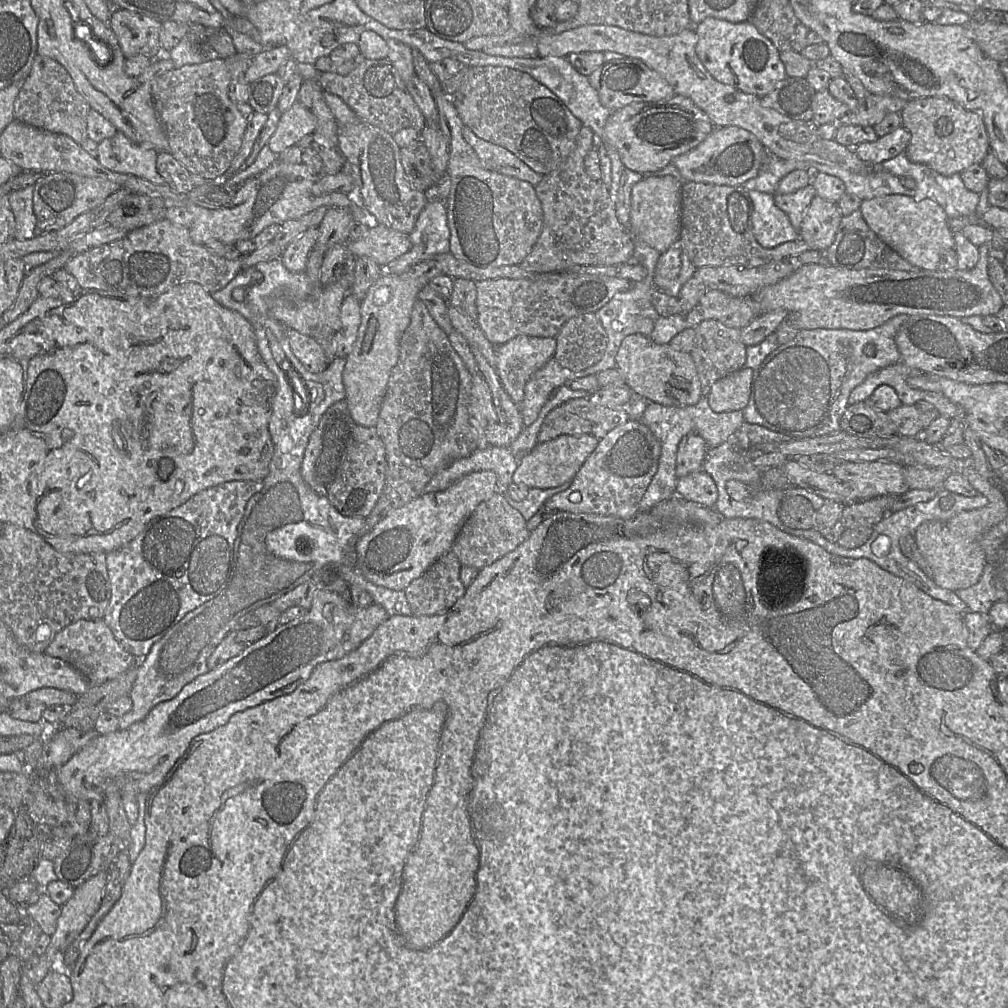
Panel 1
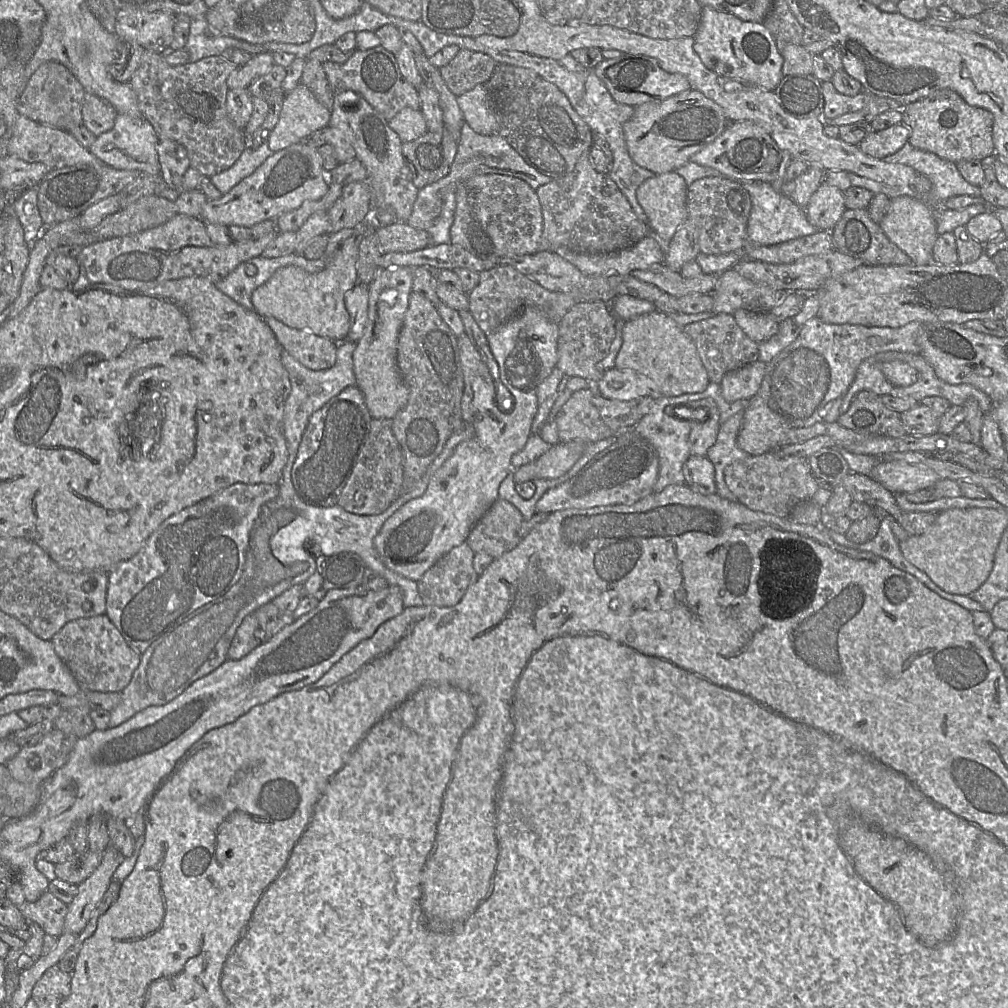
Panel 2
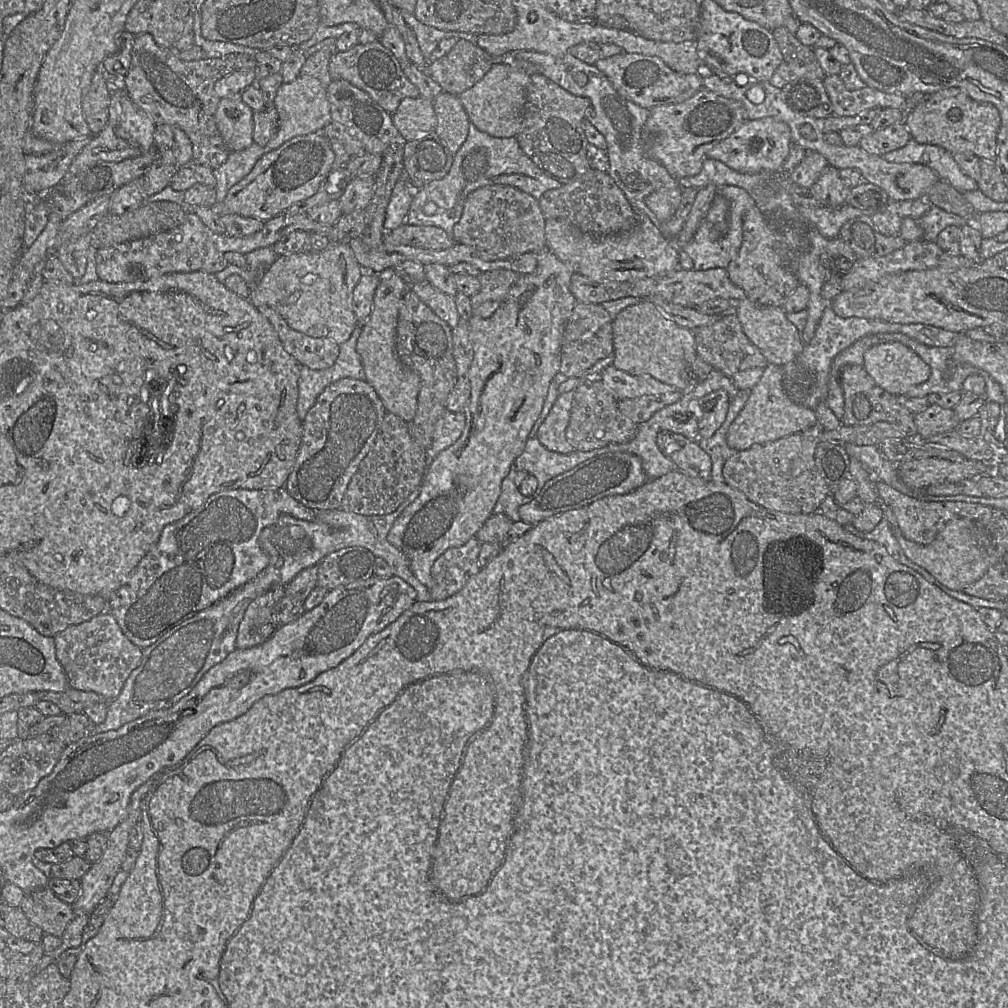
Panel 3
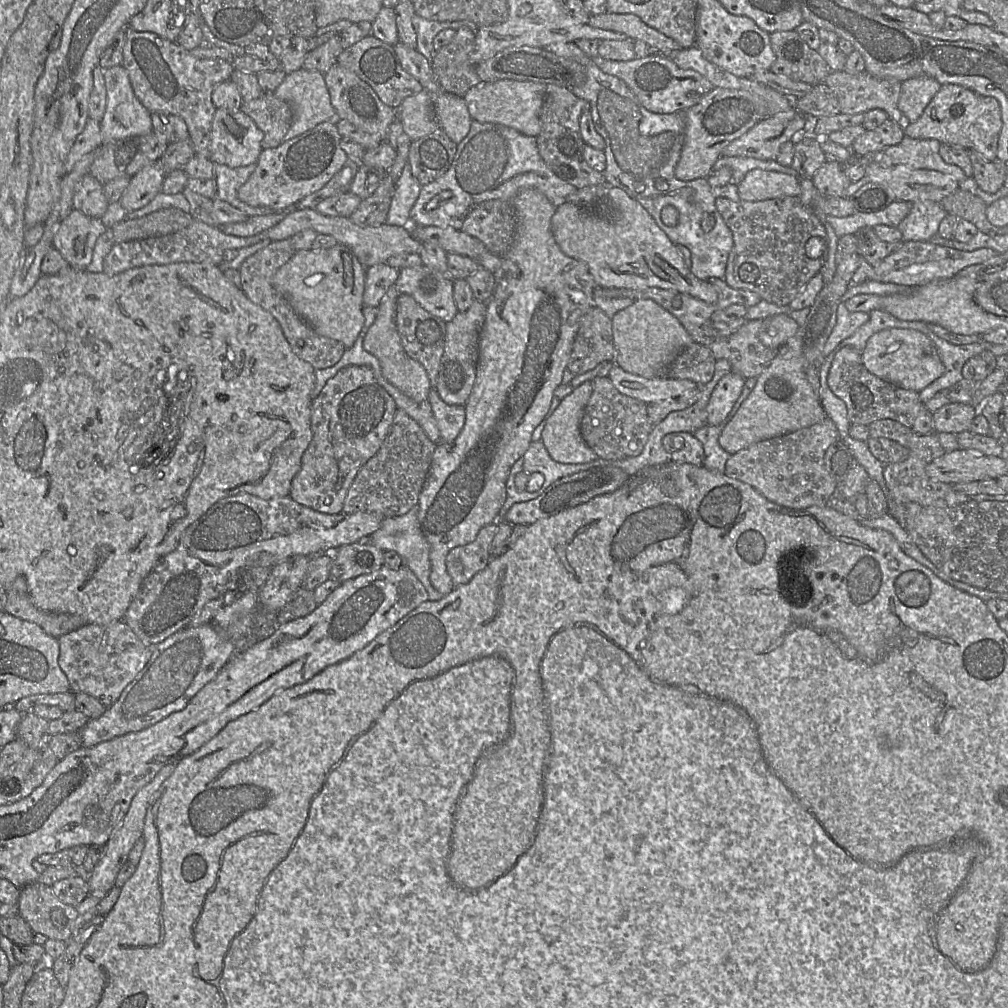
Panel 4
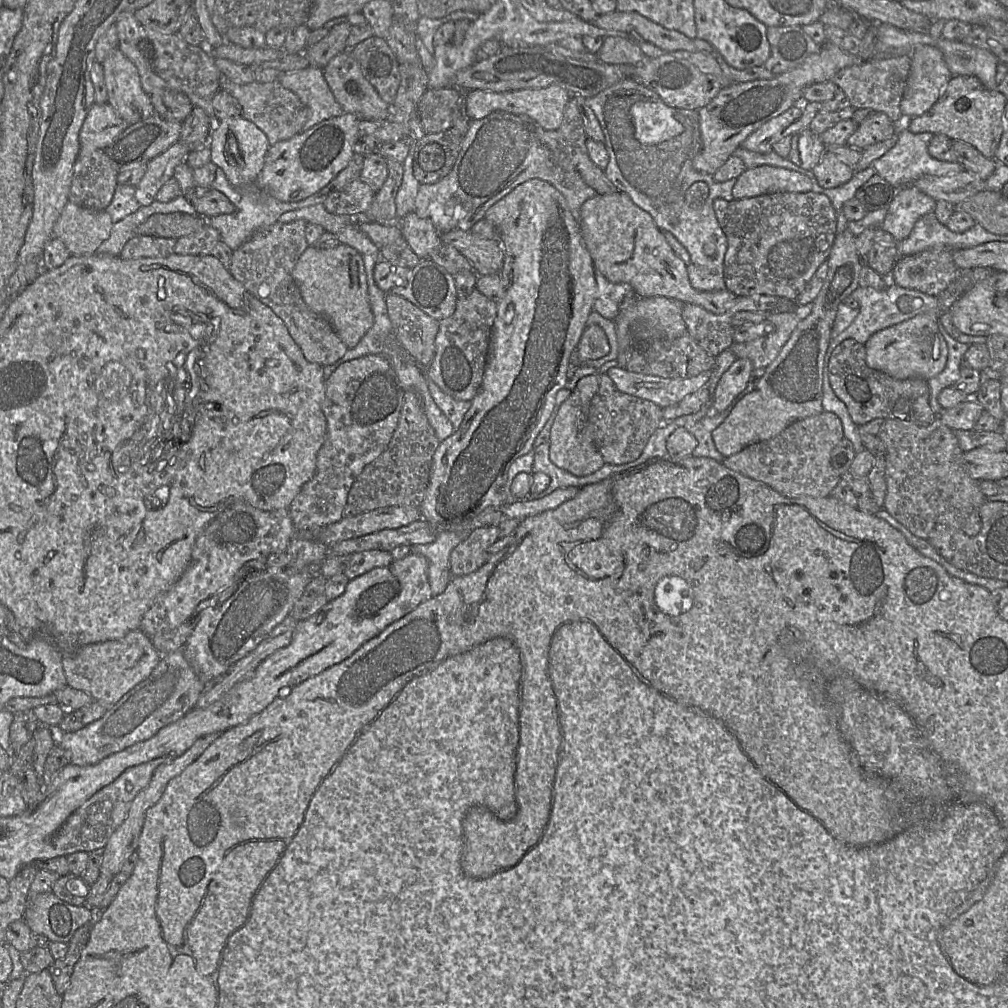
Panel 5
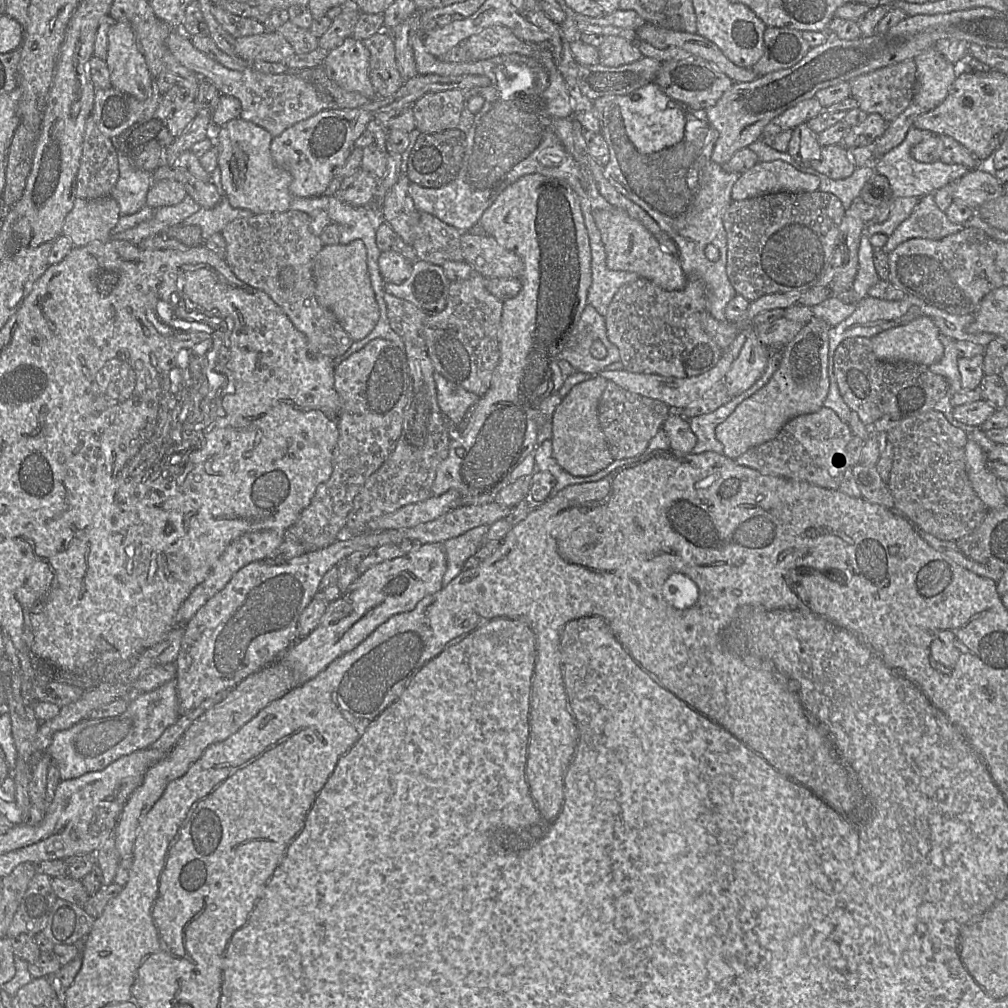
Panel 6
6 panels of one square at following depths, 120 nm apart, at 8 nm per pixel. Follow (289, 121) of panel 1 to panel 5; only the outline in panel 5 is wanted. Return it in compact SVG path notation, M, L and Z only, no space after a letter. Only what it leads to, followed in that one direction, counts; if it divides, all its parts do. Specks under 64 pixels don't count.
M309 66L302 70L285 72L280 82L284 88L294 92L309 109L309 118L301 132L346 113L336 101L321 68Z

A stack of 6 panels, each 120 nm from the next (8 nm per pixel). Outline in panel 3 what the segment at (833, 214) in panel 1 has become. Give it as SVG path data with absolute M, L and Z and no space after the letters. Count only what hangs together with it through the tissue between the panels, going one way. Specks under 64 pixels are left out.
M828 165L810 190L824 207L838 208L845 204L852 187L839 176L839 169Z

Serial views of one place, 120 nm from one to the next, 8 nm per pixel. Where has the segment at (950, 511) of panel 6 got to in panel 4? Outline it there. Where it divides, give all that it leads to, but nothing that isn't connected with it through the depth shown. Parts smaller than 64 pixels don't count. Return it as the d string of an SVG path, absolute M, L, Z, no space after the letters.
M882 419L868 425L869 437L887 438L898 442L909 449L909 456L903 462L884 466L883 477L888 490L888 511L897 523L905 530L906 518L905 507L908 503L914 502L923 507L949 508L970 500L970 497L953 489L953 484L937 482L926 474L926 467L934 459L944 455L946 451L941 446L937 432L929 435L920 435L899 422L891 419Z

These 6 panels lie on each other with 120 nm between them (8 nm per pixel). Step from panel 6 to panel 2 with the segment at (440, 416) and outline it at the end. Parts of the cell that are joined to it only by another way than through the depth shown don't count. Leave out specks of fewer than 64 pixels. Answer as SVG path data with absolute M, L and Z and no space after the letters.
M372 419L366 450L345 484L338 505L358 515L378 515L399 496L403 482L403 455L392 431L393 420Z

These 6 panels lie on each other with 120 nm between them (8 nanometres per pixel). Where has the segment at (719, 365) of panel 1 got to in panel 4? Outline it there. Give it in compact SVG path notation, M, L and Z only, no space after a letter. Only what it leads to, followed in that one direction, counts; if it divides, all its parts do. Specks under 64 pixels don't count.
M746 320L733 334L716 338L708 348L715 359L726 359L731 371L744 379L758 377L772 362L778 350L766 347L759 339L764 320Z

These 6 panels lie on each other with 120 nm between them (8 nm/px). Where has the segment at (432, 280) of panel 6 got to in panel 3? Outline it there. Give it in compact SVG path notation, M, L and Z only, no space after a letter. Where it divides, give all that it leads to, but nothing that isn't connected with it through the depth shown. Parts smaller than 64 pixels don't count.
M427 280L409 285L408 289L412 290L422 302L451 328L457 326L460 315L454 297L441 292Z

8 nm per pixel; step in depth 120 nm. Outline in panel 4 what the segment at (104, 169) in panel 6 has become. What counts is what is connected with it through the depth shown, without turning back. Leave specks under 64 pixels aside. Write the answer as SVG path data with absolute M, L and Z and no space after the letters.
M90 173L84 175L75 188L73 209L89 217L102 218L109 206L103 188L104 184Z

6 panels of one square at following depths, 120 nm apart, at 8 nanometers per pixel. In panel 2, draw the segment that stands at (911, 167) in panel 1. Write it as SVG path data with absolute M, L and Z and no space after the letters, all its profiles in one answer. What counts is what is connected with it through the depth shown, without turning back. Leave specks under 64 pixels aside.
M907 142L899 151L883 159L888 163L900 163L912 167L918 174L924 175L932 183L927 204L933 209L942 207L949 198L969 195L981 195L980 187L967 182L960 174L955 163L938 155L920 150Z

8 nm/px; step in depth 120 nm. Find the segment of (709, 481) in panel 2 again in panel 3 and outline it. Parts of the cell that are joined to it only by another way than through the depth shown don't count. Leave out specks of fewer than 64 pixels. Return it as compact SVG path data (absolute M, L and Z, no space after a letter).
M673 433L675 441L668 445L668 456L676 469L693 477L711 480L711 459L696 440L689 440L681 434Z

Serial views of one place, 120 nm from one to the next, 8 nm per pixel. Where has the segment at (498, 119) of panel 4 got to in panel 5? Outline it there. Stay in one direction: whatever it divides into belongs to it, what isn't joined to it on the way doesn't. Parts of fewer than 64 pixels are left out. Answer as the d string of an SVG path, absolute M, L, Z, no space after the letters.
M558 85L508 92L474 89L465 92L465 110L470 120L484 118L495 111L505 111L515 115L526 115L543 129L557 130L562 123L564 108L571 96L568 90Z

